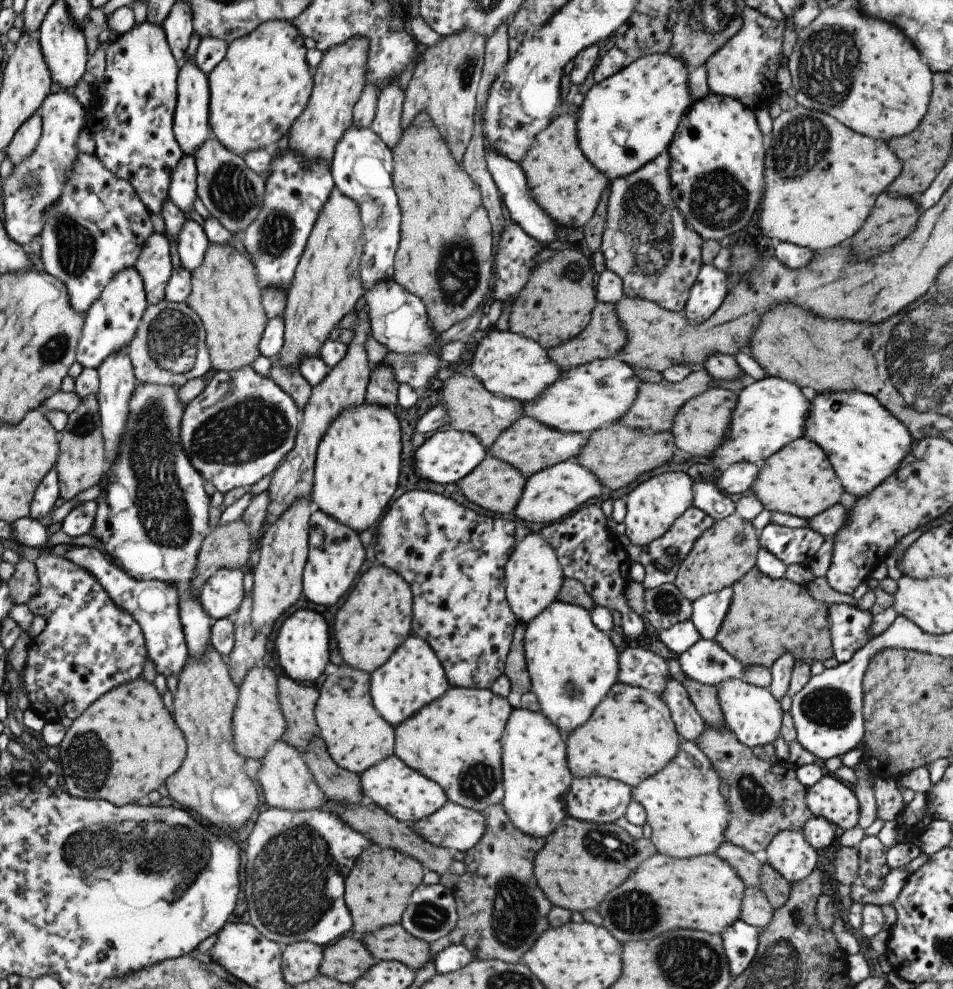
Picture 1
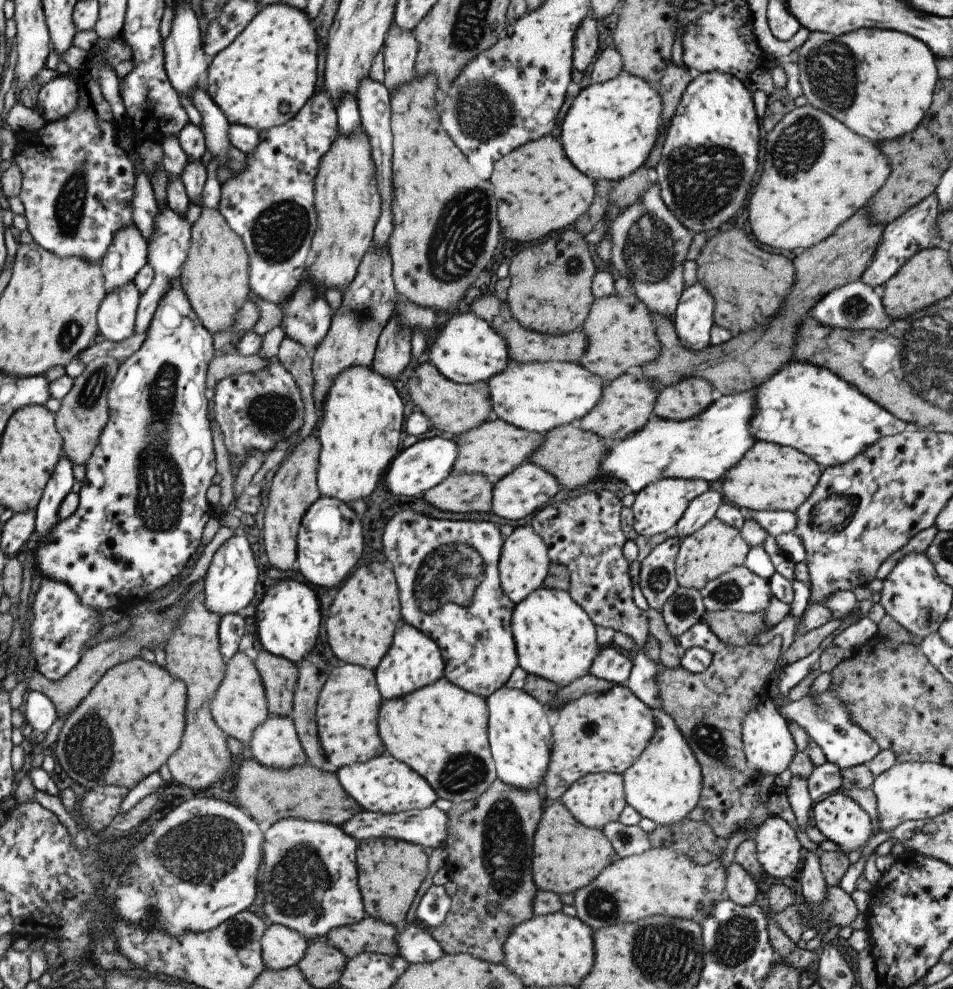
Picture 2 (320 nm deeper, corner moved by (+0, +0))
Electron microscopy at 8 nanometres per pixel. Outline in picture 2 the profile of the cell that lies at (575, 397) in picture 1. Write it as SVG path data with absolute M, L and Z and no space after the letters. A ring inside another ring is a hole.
M509 361L503 372L493 374L486 382L492 417L531 433L547 433L551 428L583 418L599 404L605 382L578 363L515 363Z

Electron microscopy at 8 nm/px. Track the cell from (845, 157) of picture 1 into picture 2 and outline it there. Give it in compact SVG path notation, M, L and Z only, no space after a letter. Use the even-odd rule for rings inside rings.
M811 106L793 108L765 136L765 158L759 182L747 204L747 220L751 233L761 244L781 250L808 248L829 237L847 218L864 208L890 174L887 160L875 144L847 130L821 110Z

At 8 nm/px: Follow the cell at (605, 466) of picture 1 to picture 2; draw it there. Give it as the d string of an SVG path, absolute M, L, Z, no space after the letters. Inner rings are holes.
M565 424L543 433L541 446L535 452L531 452L527 461L547 470L551 476L555 476L561 488L573 489L585 486L589 479L598 478L602 474L599 464L603 454L609 452L609 445L609 442L603 441L593 432L586 432L577 426Z

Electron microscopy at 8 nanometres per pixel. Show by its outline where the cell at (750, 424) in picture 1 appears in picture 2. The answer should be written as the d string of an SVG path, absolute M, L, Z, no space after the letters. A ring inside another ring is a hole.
M752 391L726 395L713 401L699 416L681 422L663 420L651 416L639 432L612 442L609 452L603 454L599 470L625 483L626 491L635 495L641 488L665 478L705 480L717 486L724 474L738 464L747 450L757 440L751 436L751 416L755 412L755 396Z

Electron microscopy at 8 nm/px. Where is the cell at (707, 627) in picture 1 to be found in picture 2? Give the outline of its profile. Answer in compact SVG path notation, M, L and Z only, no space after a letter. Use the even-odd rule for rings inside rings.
M744 565L709 580L699 592L705 613L721 610L759 612L768 606L772 596L768 580L759 578Z

